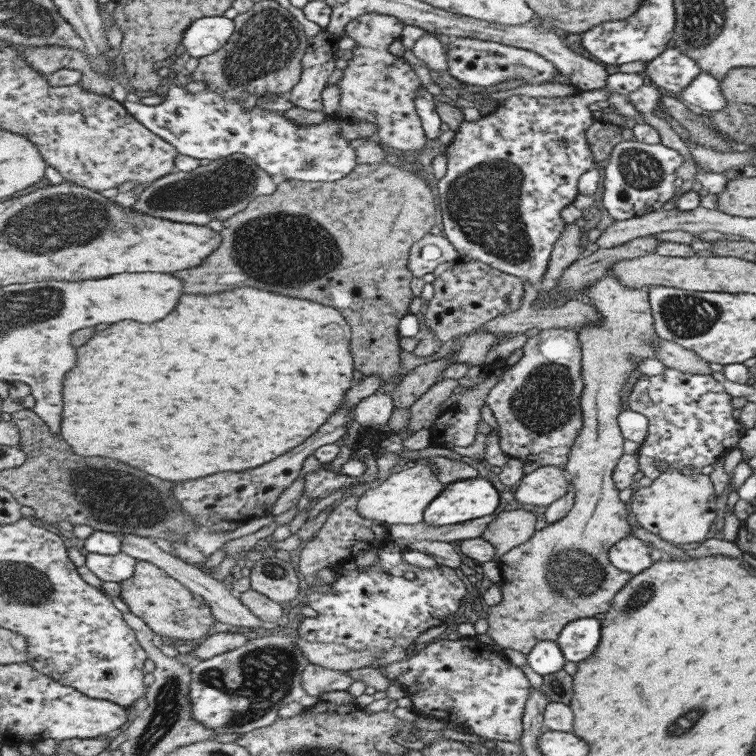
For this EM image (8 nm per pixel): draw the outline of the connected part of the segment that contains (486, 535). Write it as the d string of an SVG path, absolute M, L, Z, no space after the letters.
M524 509L503 511L486 526L482 537L497 549L497 561L517 548L535 534L537 516Z

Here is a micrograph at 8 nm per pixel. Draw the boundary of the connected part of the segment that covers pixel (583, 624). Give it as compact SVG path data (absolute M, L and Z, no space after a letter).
M591 617L573 620L567 624L555 641L564 660L577 664L595 650L599 639L599 622Z

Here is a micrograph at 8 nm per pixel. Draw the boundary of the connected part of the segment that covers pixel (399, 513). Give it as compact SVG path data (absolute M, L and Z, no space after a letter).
M417 461L413 467L389 474L381 484L367 489L358 502L358 513L363 518L380 520L389 528L395 524L419 524L424 521L424 512L445 489L435 466Z

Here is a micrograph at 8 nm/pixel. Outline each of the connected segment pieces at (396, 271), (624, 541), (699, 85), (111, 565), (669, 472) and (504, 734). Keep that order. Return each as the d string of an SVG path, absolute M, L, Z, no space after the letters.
M389 163L379 164L362 164L359 165L345 179L336 180L327 183L304 183L298 180L285 180L278 182L277 190L270 195L263 195L253 200L246 210L235 214L230 219L223 221L222 229L222 246L207 257L198 267L190 268L177 272L177 276L187 286L187 294L215 294L215 292L223 292L227 290L227 286L237 284L237 286L253 286L253 288L263 288L269 292L279 292L285 296L299 296L305 300L313 300L324 305L331 305L341 310L353 328L355 356L354 365L356 370L365 375L379 375L382 384L391 383L393 377L405 378L409 372L404 372L401 367L401 346L399 346L399 325L400 320L407 316L412 310L411 305L415 300L415 294L411 292L411 280L414 274L408 267L411 256L412 246L419 242L426 234L431 232L433 224L435 224L435 212L437 212L437 204L435 204L435 196L433 190L427 186L427 182L423 177L417 176L417 173L409 170L403 170L399 166L393 166Z
M633 535L621 537L617 544L610 548L610 562L621 572L627 572L630 577L640 574L645 568L652 564L650 560L651 549L642 540L635 538Z
M702 71L681 90L677 97L681 102L685 101L706 112L719 112L727 106L719 89L719 82Z
M121 552L119 555L101 555L89 553L87 556L89 571L102 582L123 583L131 579L136 572L138 561Z
M655 460L651 465L659 474L649 486L635 488L629 499L635 522L671 545L702 543L707 539L707 532L718 513L715 511L717 501L711 480L700 472L685 476L663 460Z
M440 637L430 644L420 647L414 655L405 661L386 665L384 675L389 681L399 681L407 697L412 701L412 707L425 717L436 718L439 721L455 722L472 733L490 740L515 742L524 734L524 712L533 688L529 678L523 674L521 667L508 662L491 645L480 642L477 638L465 637L449 640Z

